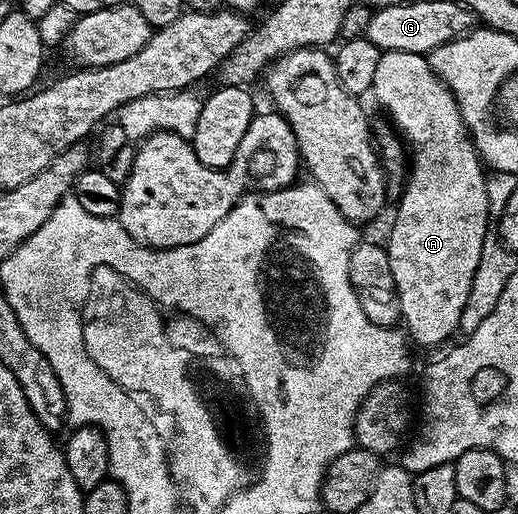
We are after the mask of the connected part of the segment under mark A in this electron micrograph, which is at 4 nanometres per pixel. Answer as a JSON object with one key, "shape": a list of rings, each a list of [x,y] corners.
{"shape":[[[391,50],[383,52],[380,64],[376,67],[373,94],[375,100],[386,109],[387,116],[391,118],[389,121],[396,127],[397,133],[408,143],[412,155],[408,177],[401,191],[402,199],[398,202],[398,211],[390,226],[390,239],[385,239],[384,242],[398,289],[401,321],[406,322],[405,329],[413,341],[415,338],[422,346],[438,346],[450,333],[458,330],[460,312],[464,312],[464,300],[468,300],[472,276],[476,275],[481,248],[488,237],[486,229],[489,226],[491,229],[492,226],[486,191],[488,174],[474,150],[473,140],[466,130],[453,92],[430,67],[427,55]]]}

